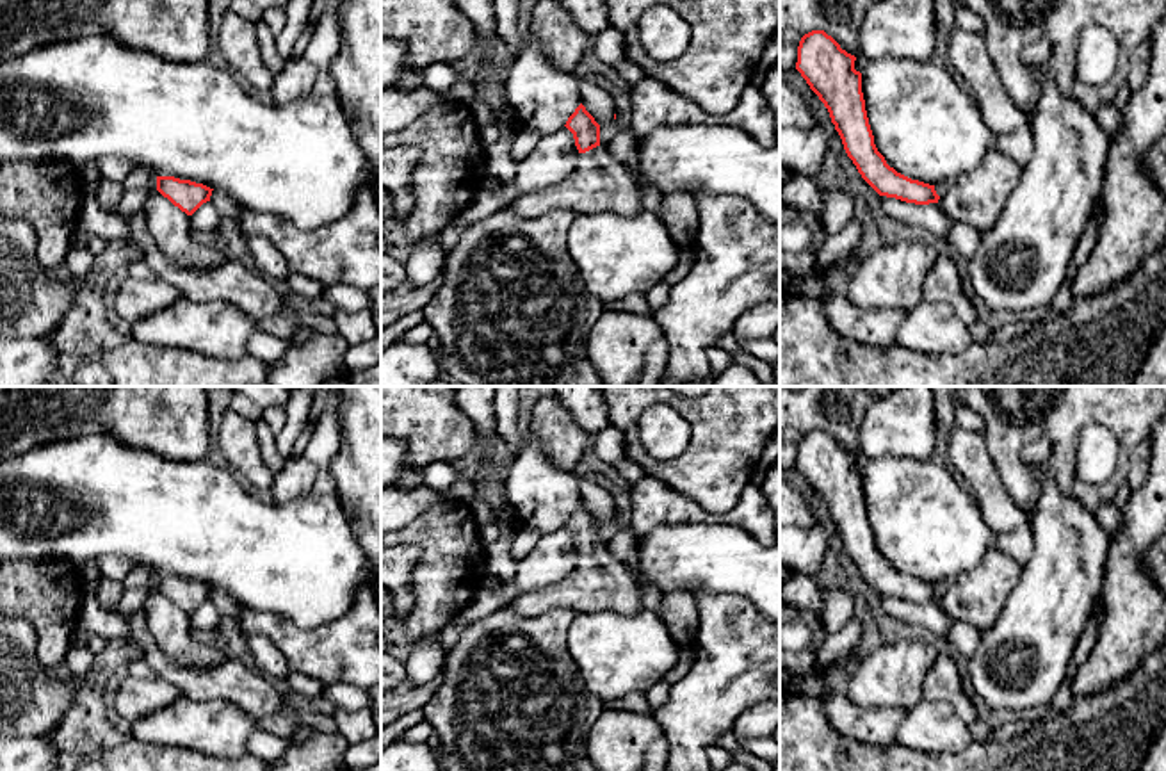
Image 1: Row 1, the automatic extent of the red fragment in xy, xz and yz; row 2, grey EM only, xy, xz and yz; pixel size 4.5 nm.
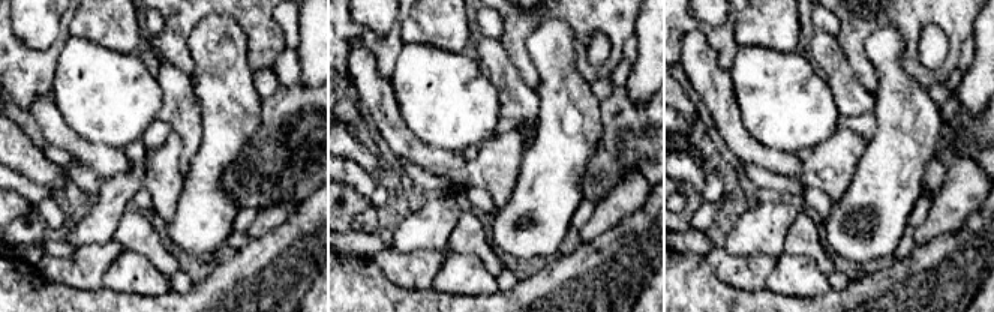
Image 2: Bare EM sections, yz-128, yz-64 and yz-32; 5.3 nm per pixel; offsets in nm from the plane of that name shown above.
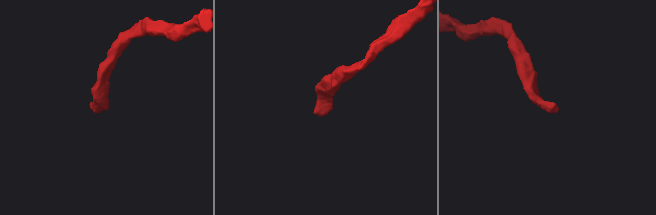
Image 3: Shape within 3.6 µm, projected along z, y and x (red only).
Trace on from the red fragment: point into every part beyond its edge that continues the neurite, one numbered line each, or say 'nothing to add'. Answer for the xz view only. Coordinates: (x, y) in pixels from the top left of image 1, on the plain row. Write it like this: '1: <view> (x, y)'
1: xz (599, 581)

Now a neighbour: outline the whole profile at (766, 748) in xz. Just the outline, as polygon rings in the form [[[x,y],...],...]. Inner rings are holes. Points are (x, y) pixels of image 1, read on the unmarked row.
[[[774,737],[748,739],[741,744],[748,753],[769,762],[771,766],[774,766],[774,762],[780,759],[780,744]]]

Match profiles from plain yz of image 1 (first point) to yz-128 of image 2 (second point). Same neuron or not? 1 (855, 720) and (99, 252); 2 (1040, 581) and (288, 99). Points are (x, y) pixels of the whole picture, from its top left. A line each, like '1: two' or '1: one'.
1: one
2: two

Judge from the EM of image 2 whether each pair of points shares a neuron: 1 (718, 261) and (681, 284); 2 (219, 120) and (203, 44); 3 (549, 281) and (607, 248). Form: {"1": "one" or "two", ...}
{"1": "two", "2": "one", "3": "one"}

